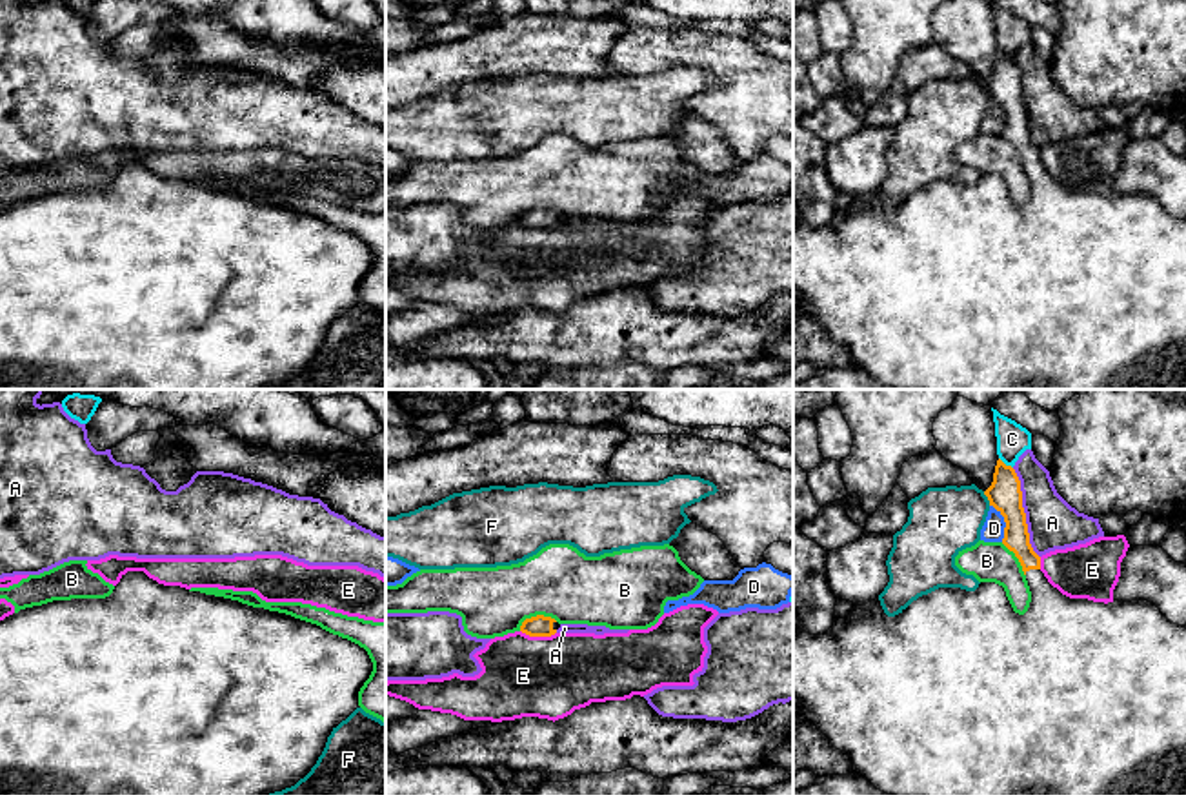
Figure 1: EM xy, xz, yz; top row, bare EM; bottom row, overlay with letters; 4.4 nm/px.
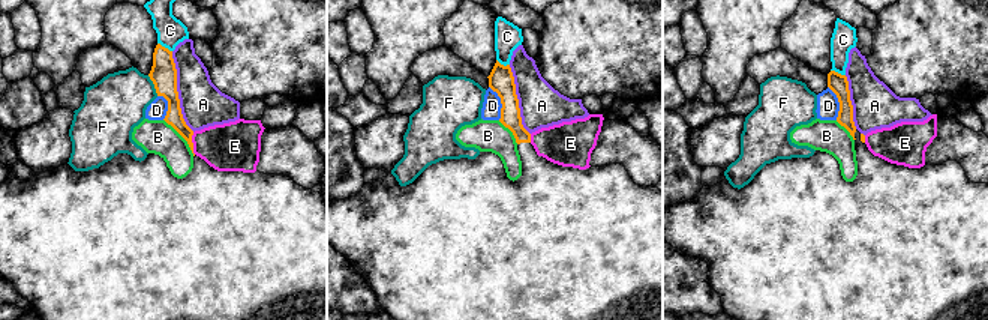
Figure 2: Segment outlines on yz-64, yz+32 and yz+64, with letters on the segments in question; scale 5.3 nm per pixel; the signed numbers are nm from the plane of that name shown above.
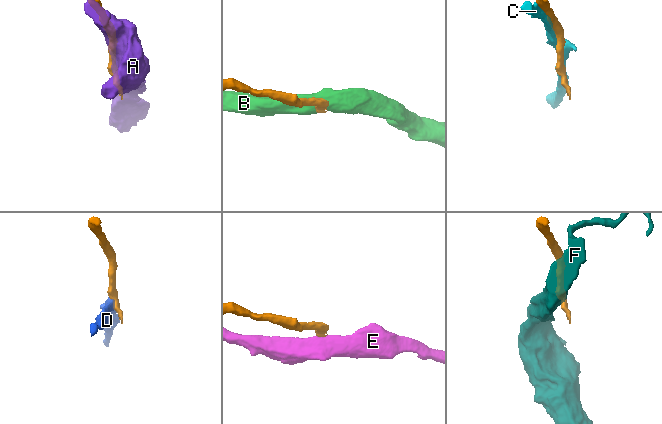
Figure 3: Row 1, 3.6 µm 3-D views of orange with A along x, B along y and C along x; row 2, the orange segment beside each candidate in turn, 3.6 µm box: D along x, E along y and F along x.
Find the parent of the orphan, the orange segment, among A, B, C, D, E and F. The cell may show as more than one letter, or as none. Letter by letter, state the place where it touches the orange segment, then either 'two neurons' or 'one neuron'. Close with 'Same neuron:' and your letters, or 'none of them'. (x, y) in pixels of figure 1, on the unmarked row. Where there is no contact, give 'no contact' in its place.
A: contact yz (1025, 106); two neurons
B: contact xz (537, 208); two neurons
C: contact yz (1005, 57); two neurons
D: contact yz (1005, 113); two neurons
E: contact xz (539, 228); two neurons
F: contact yz (988, 91); two neurons
Same neuron: none of them

